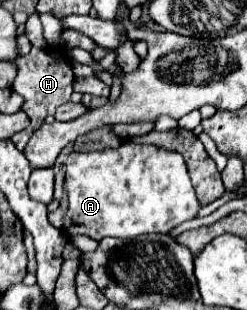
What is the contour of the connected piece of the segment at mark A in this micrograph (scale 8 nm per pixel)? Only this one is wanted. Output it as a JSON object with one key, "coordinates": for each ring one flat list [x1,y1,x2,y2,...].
{"coordinates":[[123,139,117,149,69,153,63,183,69,209,63,219,63,231,67,235,87,235,99,241,103,237,169,233,179,223,195,219,199,201,183,165,185,159,181,153,141,145,131,139]]}

